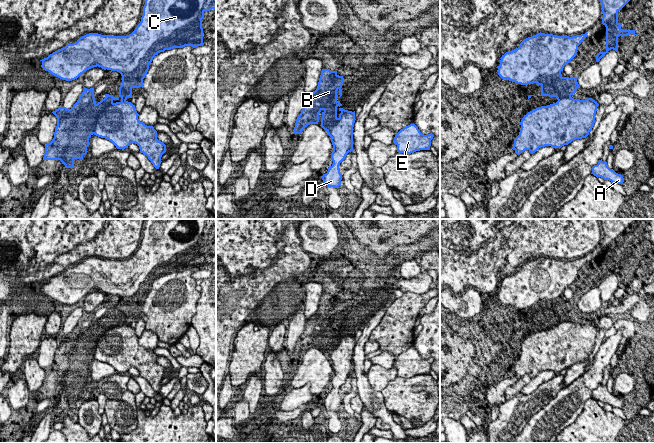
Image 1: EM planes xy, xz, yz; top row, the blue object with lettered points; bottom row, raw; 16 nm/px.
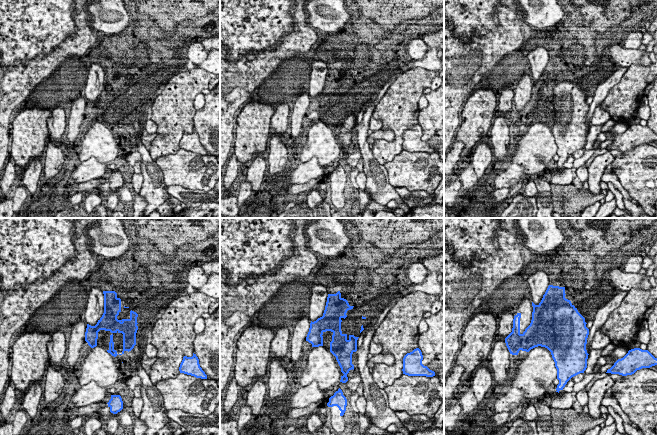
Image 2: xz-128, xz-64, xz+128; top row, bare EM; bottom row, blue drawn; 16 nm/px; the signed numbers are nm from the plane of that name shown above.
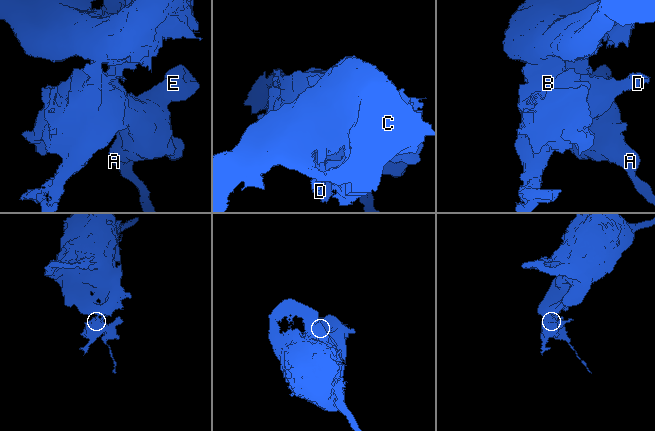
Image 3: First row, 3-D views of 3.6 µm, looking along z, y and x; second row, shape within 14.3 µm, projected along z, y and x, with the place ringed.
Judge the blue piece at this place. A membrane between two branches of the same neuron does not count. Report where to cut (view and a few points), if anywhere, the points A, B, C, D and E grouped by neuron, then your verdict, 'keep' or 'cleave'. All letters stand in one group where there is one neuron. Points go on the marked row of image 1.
yz (570, 95), (564, 96), (558, 103) | A B D E / C | cleave

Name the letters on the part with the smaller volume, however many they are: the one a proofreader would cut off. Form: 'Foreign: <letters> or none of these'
Foreign: A, B, D, E

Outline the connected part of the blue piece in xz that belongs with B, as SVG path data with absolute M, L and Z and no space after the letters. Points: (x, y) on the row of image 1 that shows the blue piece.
M322 69L317 89L306 96L305 106L298 115L294 127L294 133L301 134L308 125L321 122L320 126L327 131L333 145L333 164L322 176L322 180L328 187L337 189L342 180L340 163L353 151L354 120L350 115L355 115L355 111L343 109L337 100L342 96L343 82L343 76L339 76L337 71Z

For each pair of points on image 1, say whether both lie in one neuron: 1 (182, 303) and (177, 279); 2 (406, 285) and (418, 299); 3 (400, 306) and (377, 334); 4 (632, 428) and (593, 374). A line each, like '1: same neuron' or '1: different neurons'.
1: same neuron
2: different neurons
3: same neuron
4: different neurons

